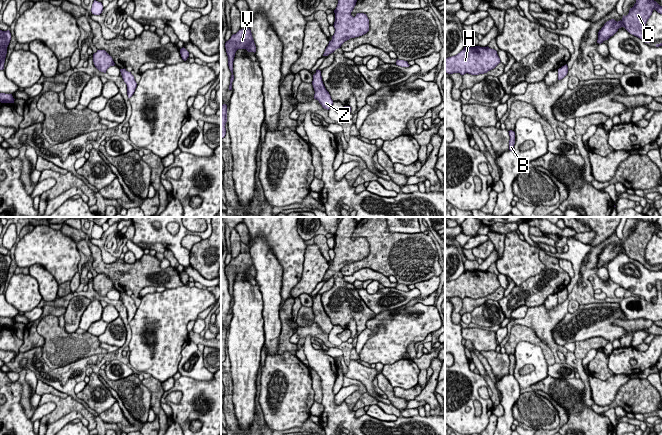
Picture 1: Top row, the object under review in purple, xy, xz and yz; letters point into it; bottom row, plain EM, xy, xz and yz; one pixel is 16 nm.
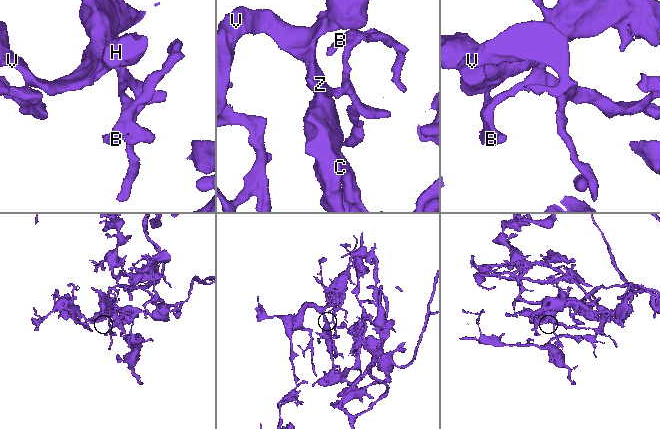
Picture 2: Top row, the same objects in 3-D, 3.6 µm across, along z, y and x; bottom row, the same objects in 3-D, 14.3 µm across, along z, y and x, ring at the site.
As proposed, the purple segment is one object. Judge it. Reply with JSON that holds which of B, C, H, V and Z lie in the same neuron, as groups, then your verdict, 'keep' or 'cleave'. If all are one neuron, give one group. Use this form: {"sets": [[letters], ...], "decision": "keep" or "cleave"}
{"sets": [["B", "C", "H", "V", "Z"]], "decision": "keep"}

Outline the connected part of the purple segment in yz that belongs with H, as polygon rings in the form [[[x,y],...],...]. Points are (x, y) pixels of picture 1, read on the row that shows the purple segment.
[[[464,47],[457,55],[445,59],[445,73],[479,75],[494,69],[500,58],[497,51],[487,47]]]

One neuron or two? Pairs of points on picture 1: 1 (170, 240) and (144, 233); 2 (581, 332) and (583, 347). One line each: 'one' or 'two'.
1: one
2: two

